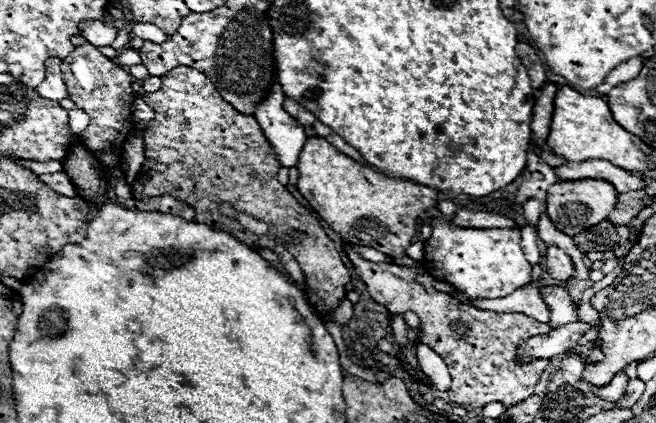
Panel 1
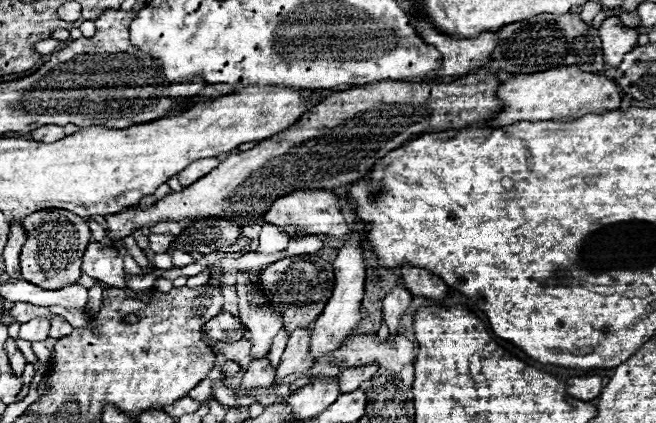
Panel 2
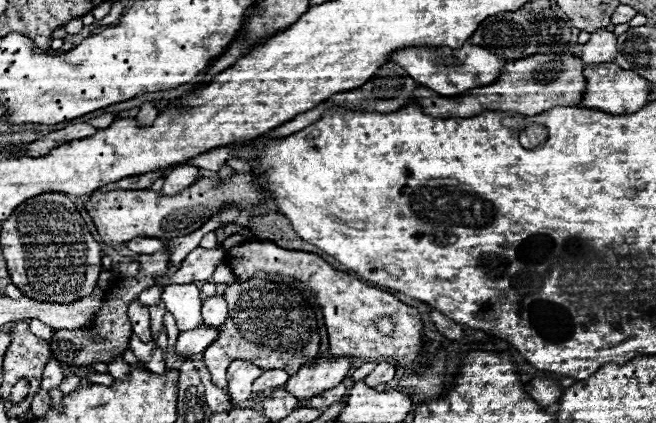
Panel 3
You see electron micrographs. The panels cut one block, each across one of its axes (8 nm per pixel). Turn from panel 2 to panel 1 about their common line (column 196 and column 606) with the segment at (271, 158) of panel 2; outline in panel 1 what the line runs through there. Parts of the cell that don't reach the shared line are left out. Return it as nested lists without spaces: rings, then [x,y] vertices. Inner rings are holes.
[[[560,180],[548,188],[546,210],[558,230],[562,230],[568,236],[576,236],[586,228],[606,220],[608,212],[616,206],[616,200],[618,200],[616,188],[606,180],[570,180],[570,182]]]

